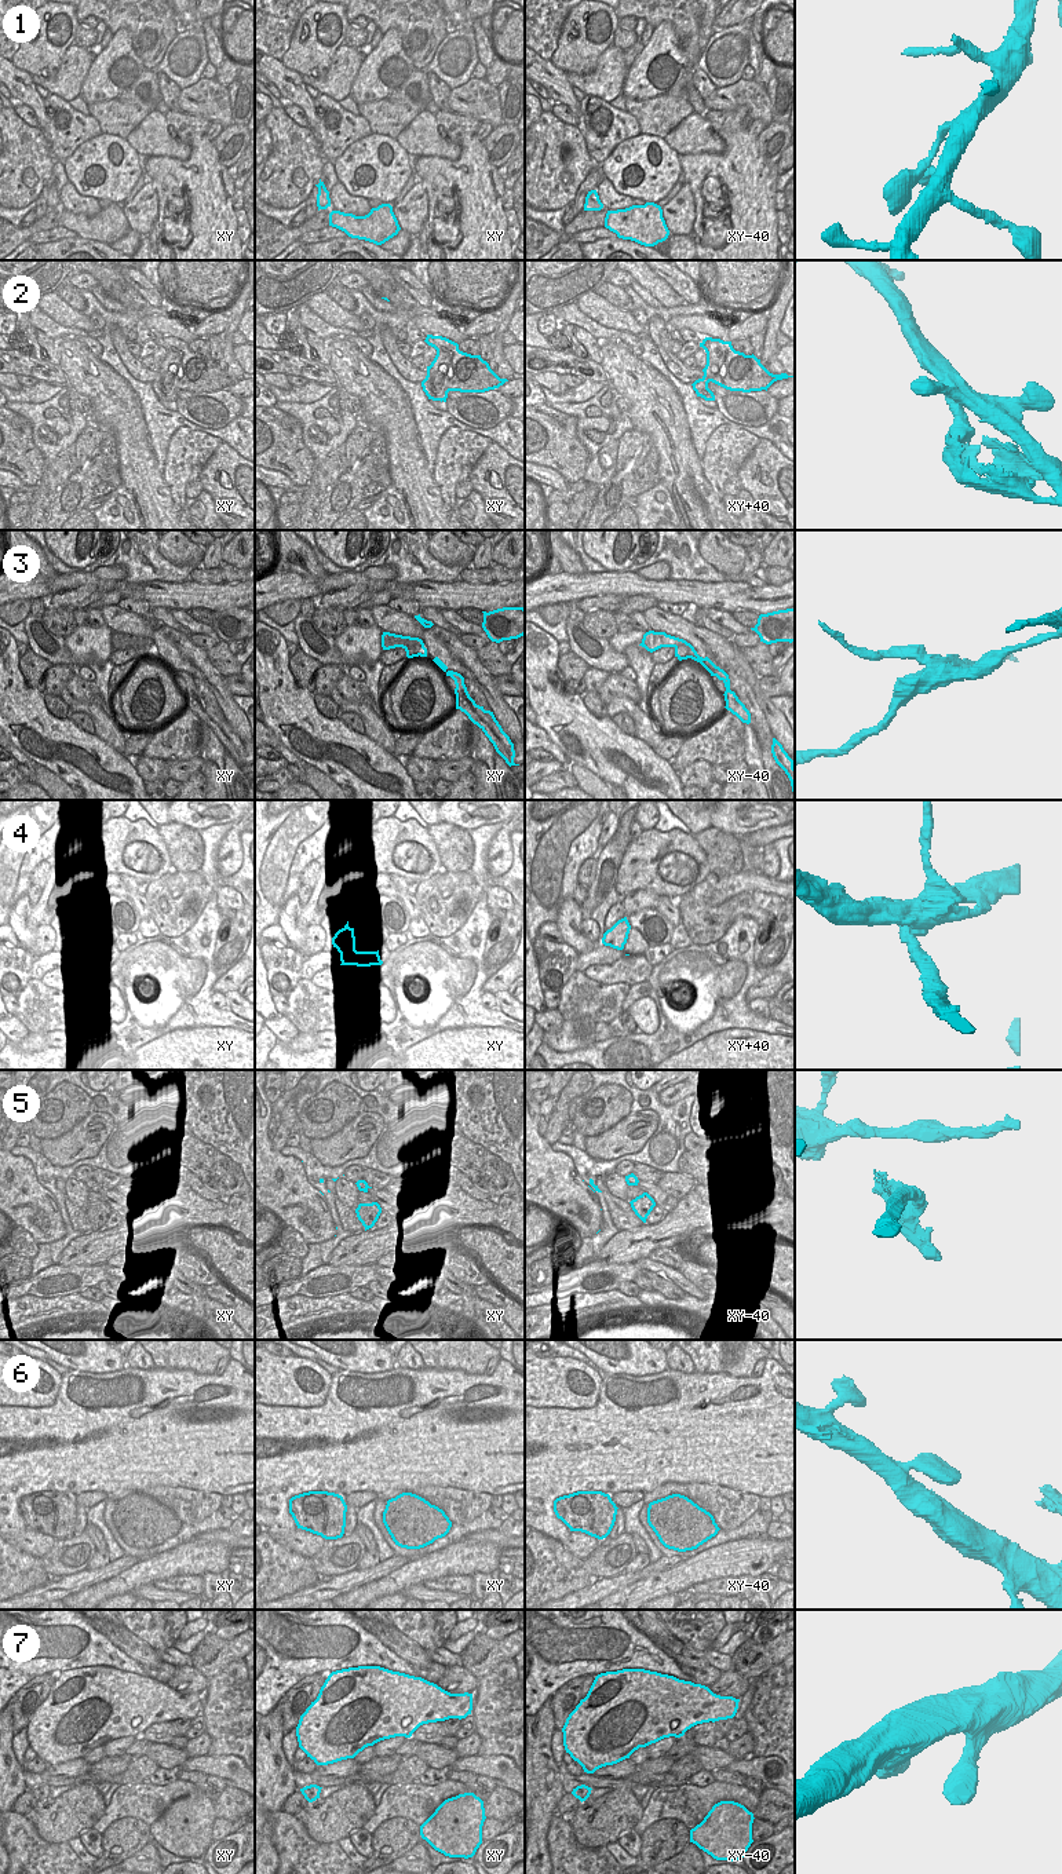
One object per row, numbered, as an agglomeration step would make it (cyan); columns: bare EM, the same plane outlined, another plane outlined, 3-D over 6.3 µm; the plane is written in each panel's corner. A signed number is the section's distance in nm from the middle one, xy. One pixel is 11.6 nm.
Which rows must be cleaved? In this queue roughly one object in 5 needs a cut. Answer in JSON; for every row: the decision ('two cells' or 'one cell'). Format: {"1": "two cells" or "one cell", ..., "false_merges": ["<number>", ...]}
{"1": "one cell", "2": "two cells", "3": "two cells", "4": "two cells", "5": "two cells", "6": "one cell", "7": "one cell", "false_merges": ["2", "3", "4", "5"]}

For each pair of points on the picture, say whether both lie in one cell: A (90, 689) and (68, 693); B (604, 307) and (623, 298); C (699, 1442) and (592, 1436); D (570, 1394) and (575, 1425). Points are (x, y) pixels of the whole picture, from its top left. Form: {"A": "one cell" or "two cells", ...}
{"A": "one cell", "B": "two cells", "C": "one cell", "D": "two cells"}

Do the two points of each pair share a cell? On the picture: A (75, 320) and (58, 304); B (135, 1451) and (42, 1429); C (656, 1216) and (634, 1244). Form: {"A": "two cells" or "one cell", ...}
{"A": "one cell", "B": "one cell", "C": "two cells"}

